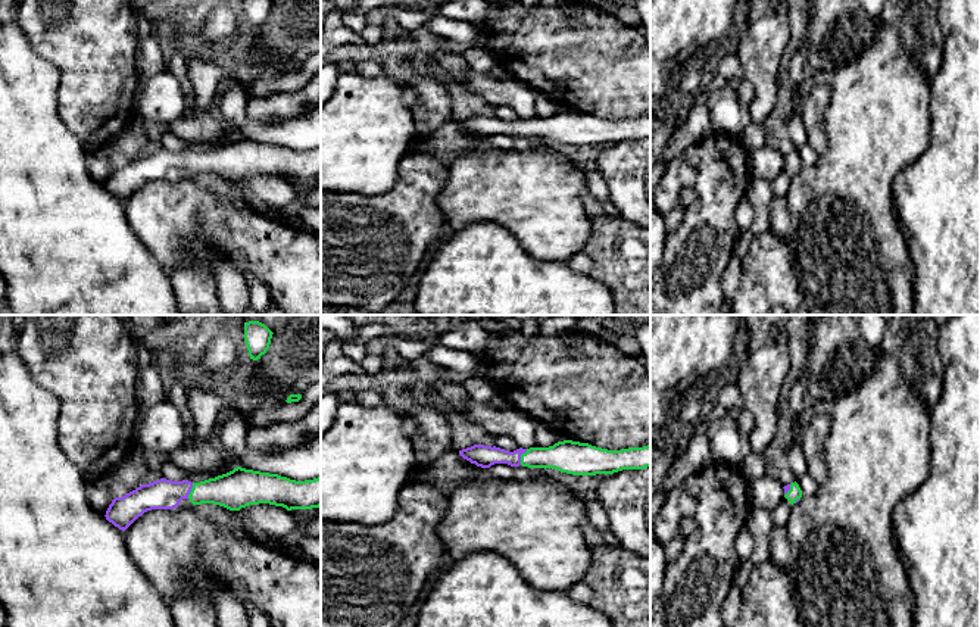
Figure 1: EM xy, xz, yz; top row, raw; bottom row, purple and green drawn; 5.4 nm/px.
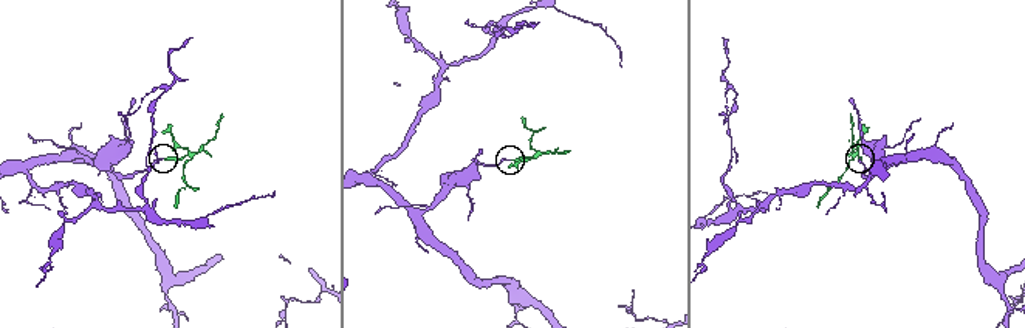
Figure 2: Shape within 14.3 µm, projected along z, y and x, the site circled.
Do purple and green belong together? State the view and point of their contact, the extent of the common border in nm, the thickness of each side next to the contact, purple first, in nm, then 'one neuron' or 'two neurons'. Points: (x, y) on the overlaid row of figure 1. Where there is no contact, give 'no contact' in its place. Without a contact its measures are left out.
xz (520, 457) | 100 nm | 120/170 nm | one neuron

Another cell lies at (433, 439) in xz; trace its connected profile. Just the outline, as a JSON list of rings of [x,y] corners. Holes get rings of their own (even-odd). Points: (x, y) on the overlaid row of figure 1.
[[[419,393],[418,400],[409,408],[408,414],[418,422],[418,433],[412,440],[418,465],[436,462],[452,449],[449,412],[447,406],[427,402]]]

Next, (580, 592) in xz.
[[[578,583],[578,584],[572,586],[567,593],[572,601],[577,601],[577,602],[586,603],[586,605],[589,605],[590,599],[592,599],[592,589],[589,586],[586,586],[584,583]]]

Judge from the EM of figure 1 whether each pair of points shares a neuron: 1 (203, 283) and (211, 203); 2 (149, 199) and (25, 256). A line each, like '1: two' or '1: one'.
1: two
2: two

